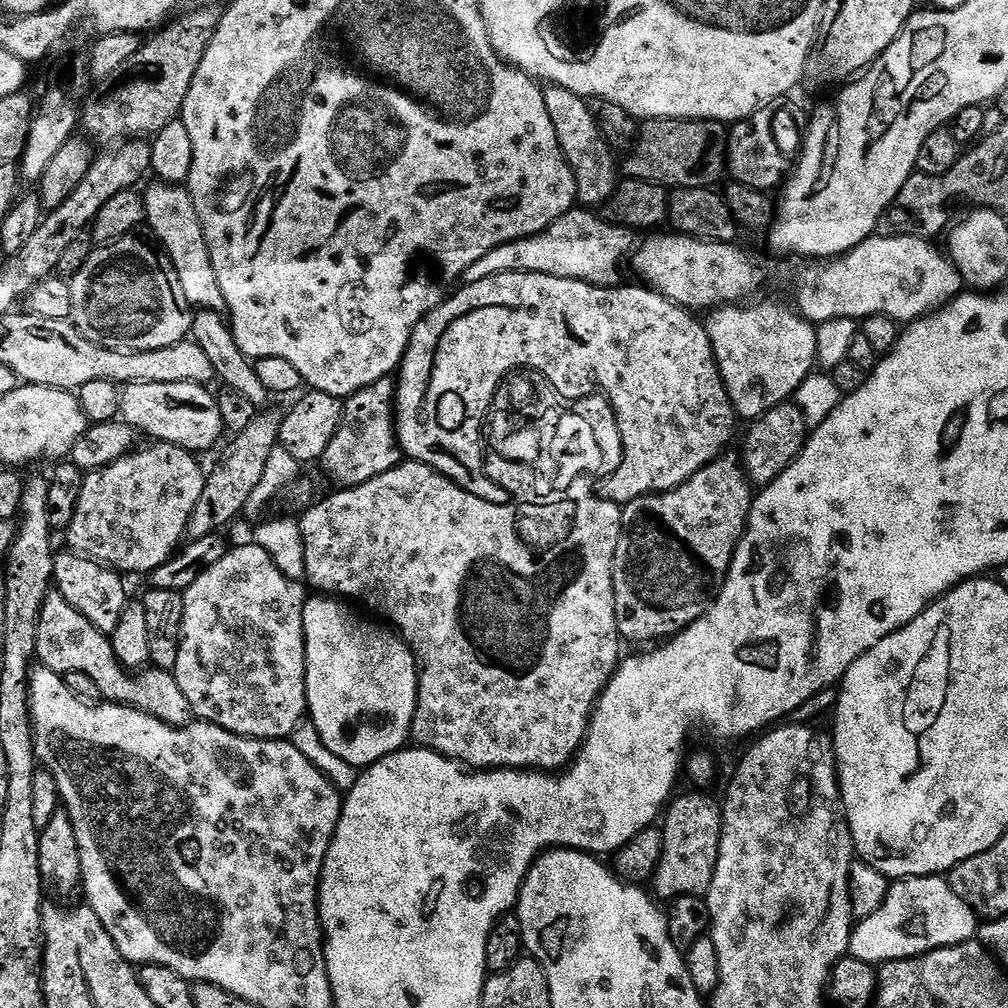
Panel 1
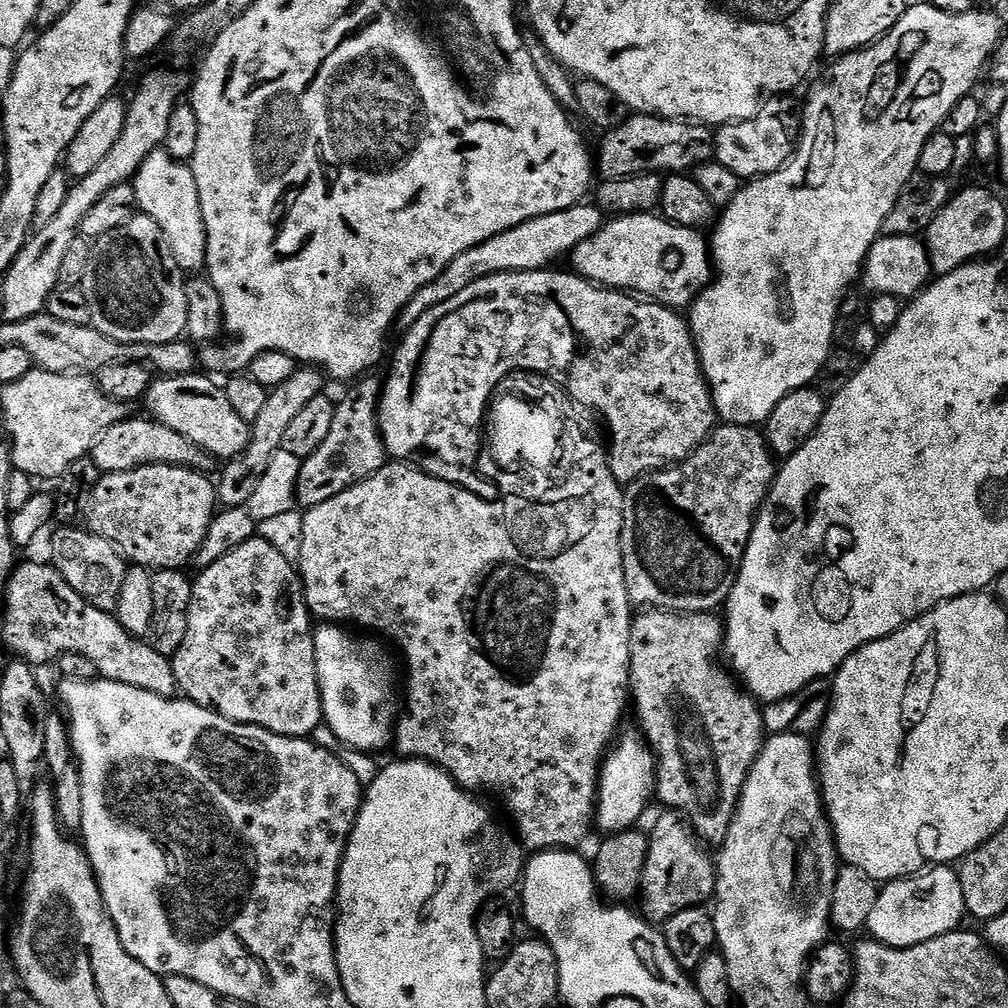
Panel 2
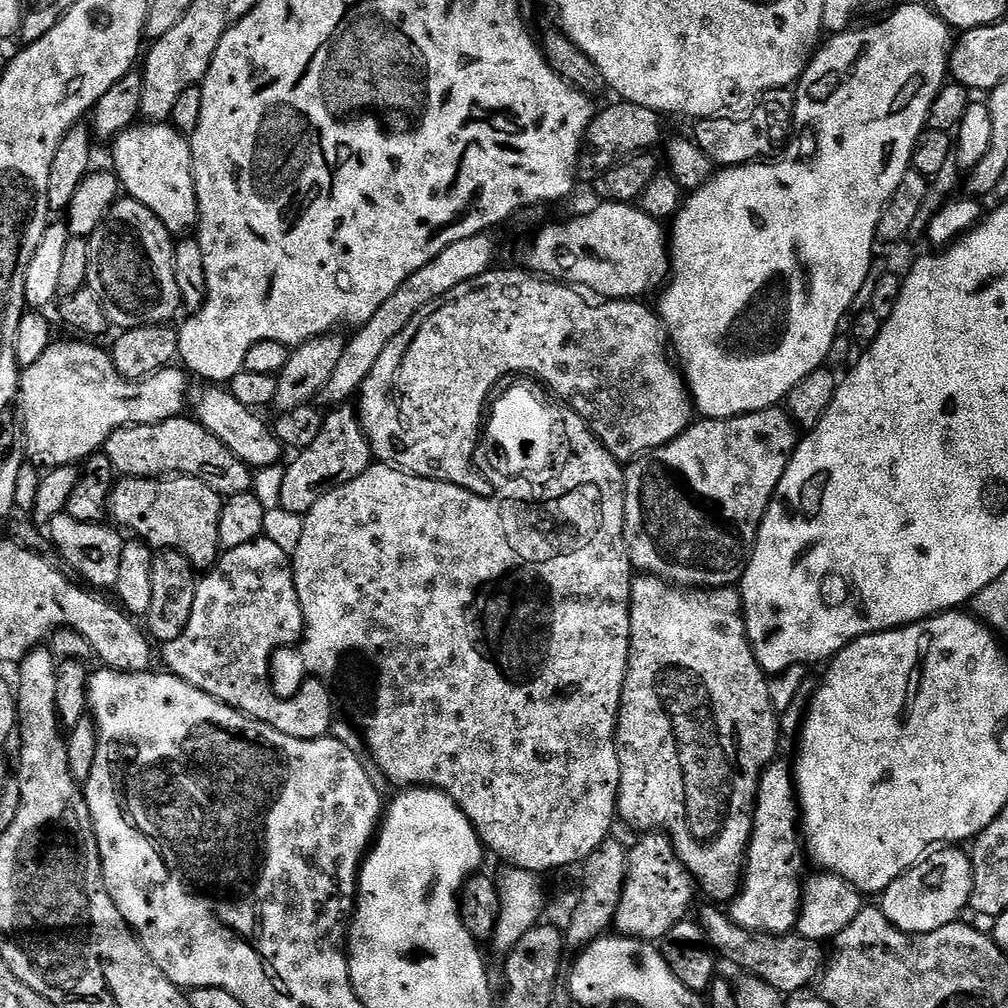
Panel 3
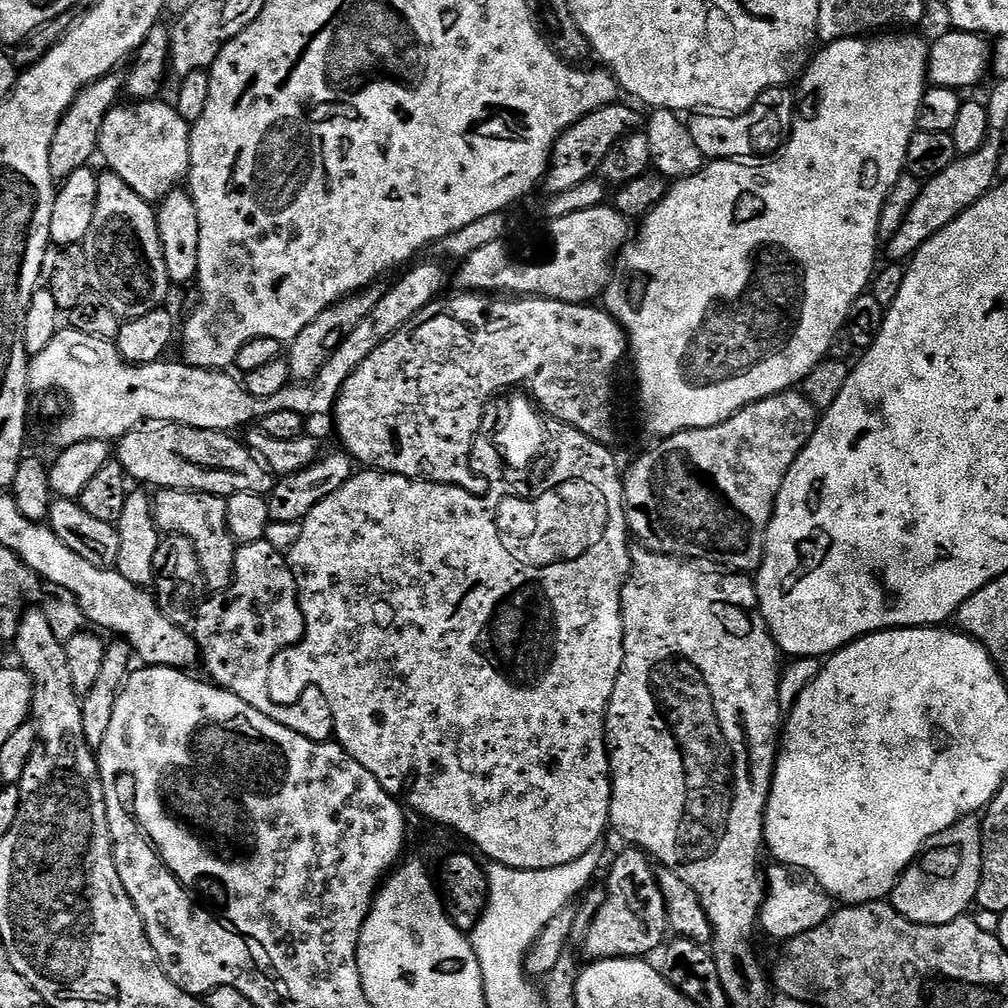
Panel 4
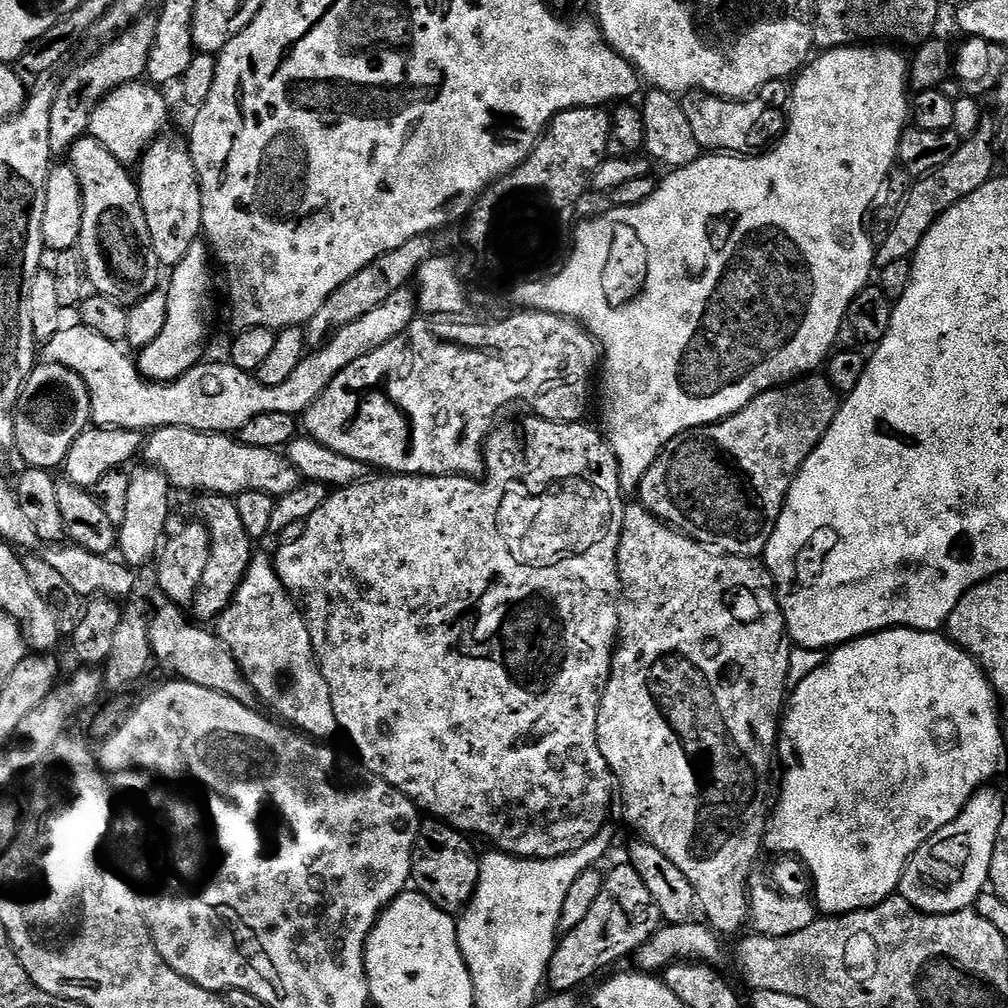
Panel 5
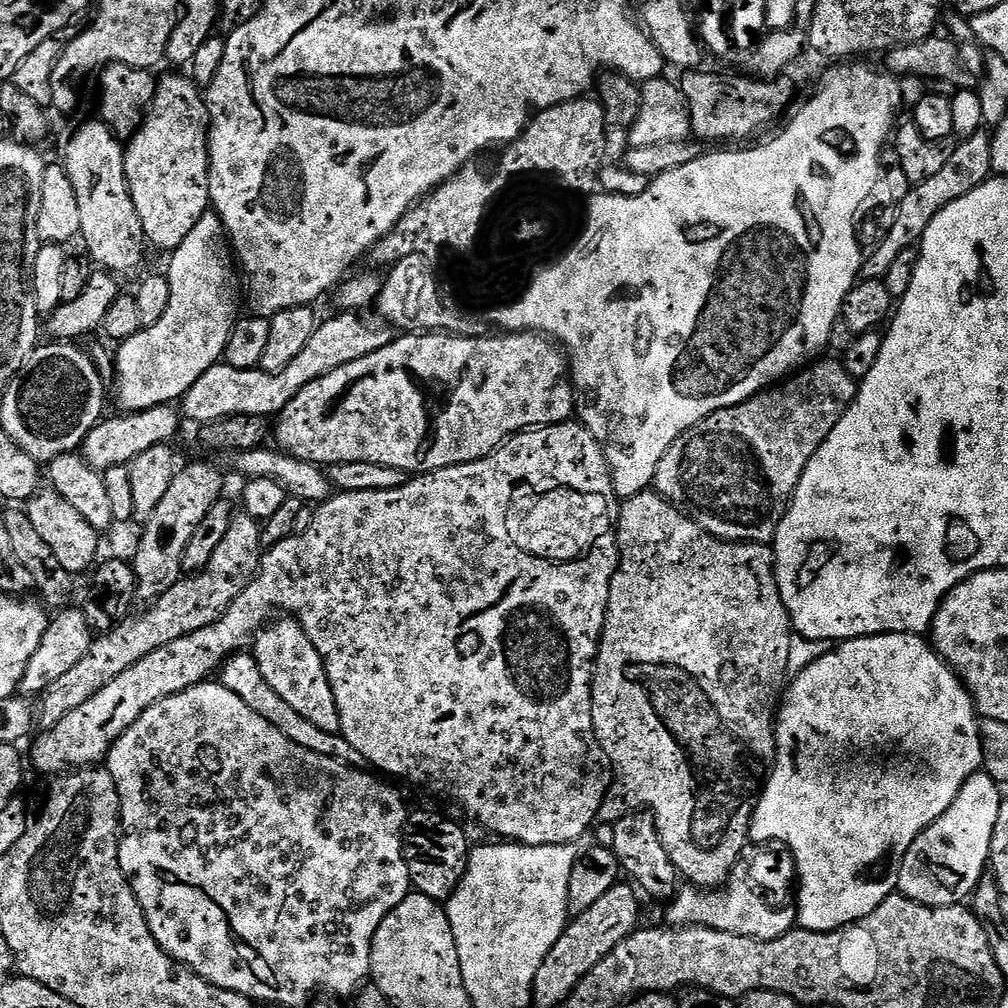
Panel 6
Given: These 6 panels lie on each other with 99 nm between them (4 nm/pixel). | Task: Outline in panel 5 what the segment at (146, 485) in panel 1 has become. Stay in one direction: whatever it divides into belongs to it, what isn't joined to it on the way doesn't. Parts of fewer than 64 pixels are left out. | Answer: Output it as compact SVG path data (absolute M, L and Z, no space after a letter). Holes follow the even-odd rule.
M204 494L199 497L196 504L196 512L199 523L208 529L212 539L210 550L210 566L206 566L206 574L202 574L200 588L196 591L190 605L190 611L197 616L200 622L215 621L220 613L226 610L226 606L234 598L238 586L243 582L246 570L250 566L254 555L254 542L246 534L242 526L238 506L235 499L230 496L218 496L215 494Z

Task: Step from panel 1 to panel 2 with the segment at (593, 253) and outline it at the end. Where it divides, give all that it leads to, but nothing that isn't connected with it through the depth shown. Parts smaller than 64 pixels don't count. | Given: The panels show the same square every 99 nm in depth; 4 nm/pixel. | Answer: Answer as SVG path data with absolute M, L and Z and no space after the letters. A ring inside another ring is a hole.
M581 202L566 210L558 210L554 214L542 214L538 218L530 218L502 234L494 234L486 242L458 254L442 274L434 282L422 286L410 302L400 312L399 323L407 326L418 322L426 310L434 310L442 302L454 298L461 290L466 290L470 282L478 282L487 276L499 272L538 272L547 269L555 260L560 260L571 254L578 245L586 242L586 238L594 235L601 224L605 223L605 213L601 212L592 202Z

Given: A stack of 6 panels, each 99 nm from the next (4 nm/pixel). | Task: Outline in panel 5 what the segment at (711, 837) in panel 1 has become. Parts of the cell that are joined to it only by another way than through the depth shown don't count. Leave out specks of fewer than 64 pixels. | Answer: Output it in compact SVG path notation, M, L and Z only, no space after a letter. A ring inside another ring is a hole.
M621 862L616 869L605 875L602 894L594 902L590 914L574 930L559 937L556 952L548 964L546 984L553 993L577 991L579 984L599 974L603 968L631 957L661 927L660 911L650 898L650 890L638 878L638 870Z

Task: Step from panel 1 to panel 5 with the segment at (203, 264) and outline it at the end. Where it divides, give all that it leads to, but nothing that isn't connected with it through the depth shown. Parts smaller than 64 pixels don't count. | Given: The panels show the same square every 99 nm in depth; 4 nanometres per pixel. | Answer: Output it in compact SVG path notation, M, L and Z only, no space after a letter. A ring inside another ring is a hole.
M143 79L118 86L118 90L106 94L106 98L102 98L94 110L88 135L102 142L102 146L106 146L106 150L110 150L118 162L135 165L149 144L167 129L164 127L168 124L168 100L160 92L163 91L157 85Z

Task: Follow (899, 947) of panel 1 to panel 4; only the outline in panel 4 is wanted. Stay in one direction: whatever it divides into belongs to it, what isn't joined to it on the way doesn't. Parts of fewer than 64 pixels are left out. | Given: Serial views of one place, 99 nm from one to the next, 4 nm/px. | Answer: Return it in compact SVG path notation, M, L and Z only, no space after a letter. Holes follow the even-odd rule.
M972 818L960 820L954 826L942 830L942 834L930 838L926 851L917 856L912 865L900 875L900 880L892 889L890 902L906 918L910 918L910 922L949 924L959 916L965 915L969 911L968 907L973 907L982 878L982 838L980 837L982 828L977 821L976 824L974 821Z

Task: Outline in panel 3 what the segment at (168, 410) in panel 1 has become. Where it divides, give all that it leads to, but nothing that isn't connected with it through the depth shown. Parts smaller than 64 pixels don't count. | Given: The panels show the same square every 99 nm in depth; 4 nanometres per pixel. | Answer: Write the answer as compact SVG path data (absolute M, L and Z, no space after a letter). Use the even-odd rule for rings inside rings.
M224 386L193 387L190 392L190 412L197 424L213 436L219 444L233 452L243 464L253 470L272 468L280 460L280 455L286 452L280 439L276 437L271 427L264 425L259 411L242 406L238 398L234 398L231 391Z

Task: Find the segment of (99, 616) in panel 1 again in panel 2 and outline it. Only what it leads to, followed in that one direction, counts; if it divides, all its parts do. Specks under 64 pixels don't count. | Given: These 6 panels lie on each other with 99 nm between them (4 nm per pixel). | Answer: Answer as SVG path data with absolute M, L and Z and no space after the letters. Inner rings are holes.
M60 526L52 536L52 557L50 563L70 582L70 586L86 602L98 610L115 613L118 594L122 594L122 578L126 571L126 561L110 541L96 536L92 531L80 526Z

